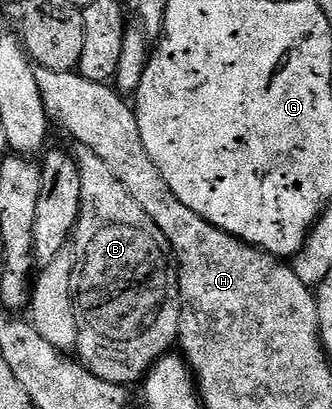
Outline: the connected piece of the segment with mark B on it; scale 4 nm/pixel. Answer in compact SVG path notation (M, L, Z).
M81 147L79 151L74 159L80 171L80 219L74 229L76 264L74 260L70 268L74 322L78 332L74 352L79 363L98 378L111 384L131 386L135 380L136 383L143 381L148 369L178 340L180 306L170 283L170 260L158 226L154 226L150 214L134 202L126 186L114 178L110 166L89 148Z

